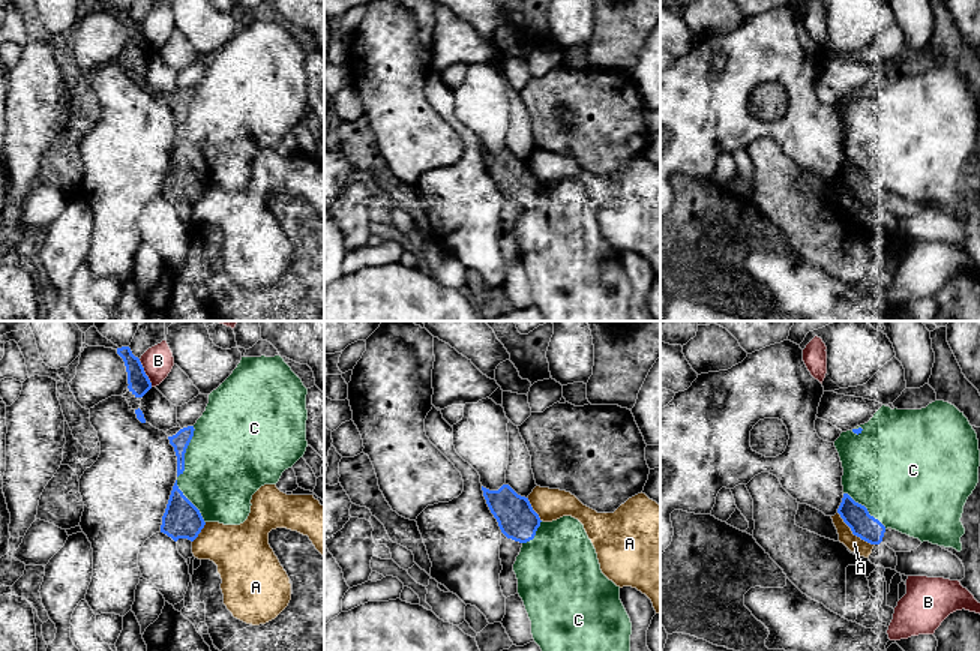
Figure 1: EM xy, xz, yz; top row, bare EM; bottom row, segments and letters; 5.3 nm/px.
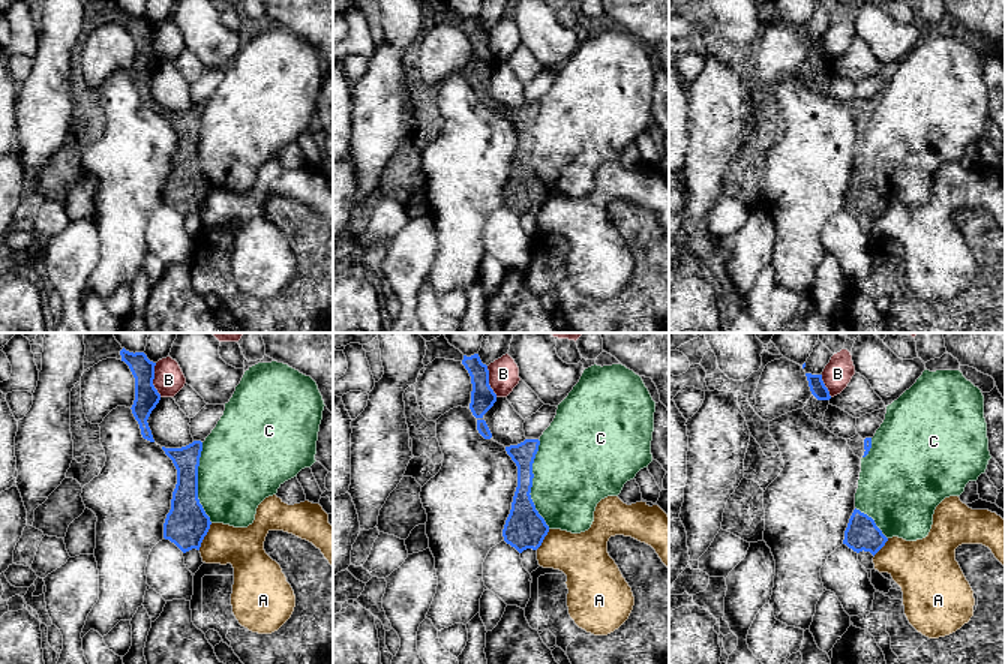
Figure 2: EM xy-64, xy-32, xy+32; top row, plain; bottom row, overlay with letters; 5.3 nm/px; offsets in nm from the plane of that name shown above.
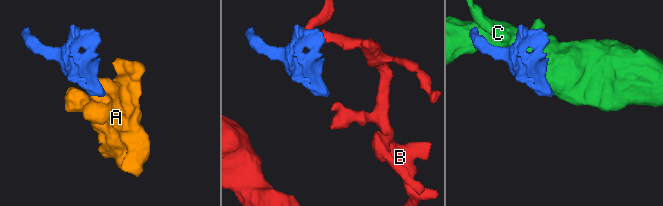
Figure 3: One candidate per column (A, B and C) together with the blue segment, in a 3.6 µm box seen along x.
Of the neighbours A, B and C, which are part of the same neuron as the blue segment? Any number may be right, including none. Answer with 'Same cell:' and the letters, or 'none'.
Same cell: none

